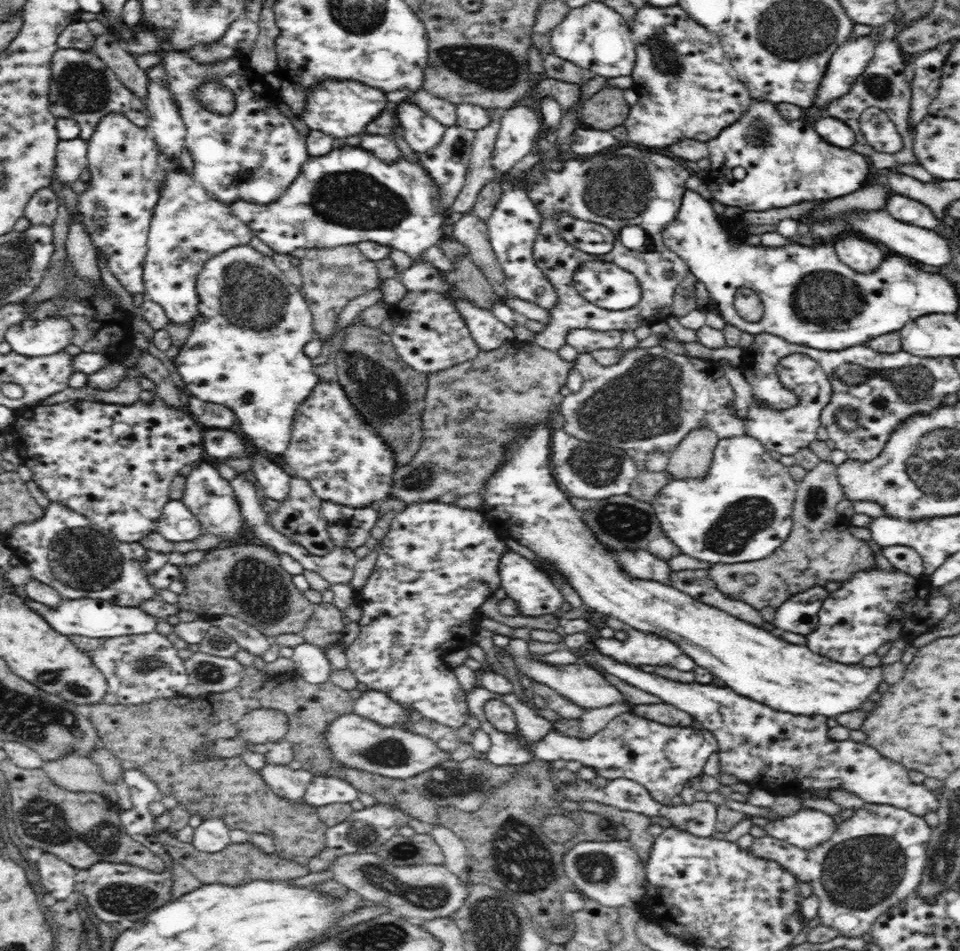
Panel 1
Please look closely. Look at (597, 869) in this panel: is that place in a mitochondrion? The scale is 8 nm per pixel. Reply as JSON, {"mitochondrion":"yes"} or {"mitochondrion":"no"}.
{"mitochondrion":"yes"}

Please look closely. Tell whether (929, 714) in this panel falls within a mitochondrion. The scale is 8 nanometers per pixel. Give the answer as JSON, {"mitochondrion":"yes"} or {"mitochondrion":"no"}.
{"mitochondrion":"no"}

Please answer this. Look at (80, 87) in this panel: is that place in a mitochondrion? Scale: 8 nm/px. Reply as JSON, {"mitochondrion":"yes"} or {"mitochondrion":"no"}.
{"mitochondrion":"yes"}

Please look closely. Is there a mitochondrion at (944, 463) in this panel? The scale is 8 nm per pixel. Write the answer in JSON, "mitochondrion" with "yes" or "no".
{"mitochondrion":"yes"}

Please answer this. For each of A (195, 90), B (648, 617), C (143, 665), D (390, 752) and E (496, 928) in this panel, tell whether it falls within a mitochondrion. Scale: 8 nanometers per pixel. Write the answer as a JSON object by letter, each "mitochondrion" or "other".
{"A":"other","B":"other","C":"mitochondrion","D":"mitochondrion","E":"mitochondrion"}

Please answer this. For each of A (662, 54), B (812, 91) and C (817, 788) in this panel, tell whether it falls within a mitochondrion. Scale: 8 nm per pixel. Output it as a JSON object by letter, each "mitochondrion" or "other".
{"A":"mitochondrion","B":"other","C":"other"}

